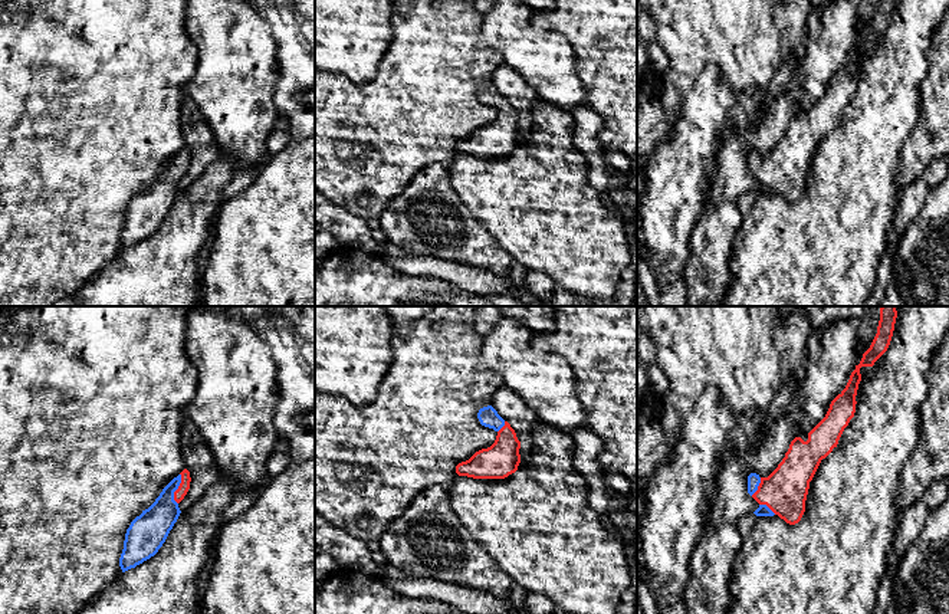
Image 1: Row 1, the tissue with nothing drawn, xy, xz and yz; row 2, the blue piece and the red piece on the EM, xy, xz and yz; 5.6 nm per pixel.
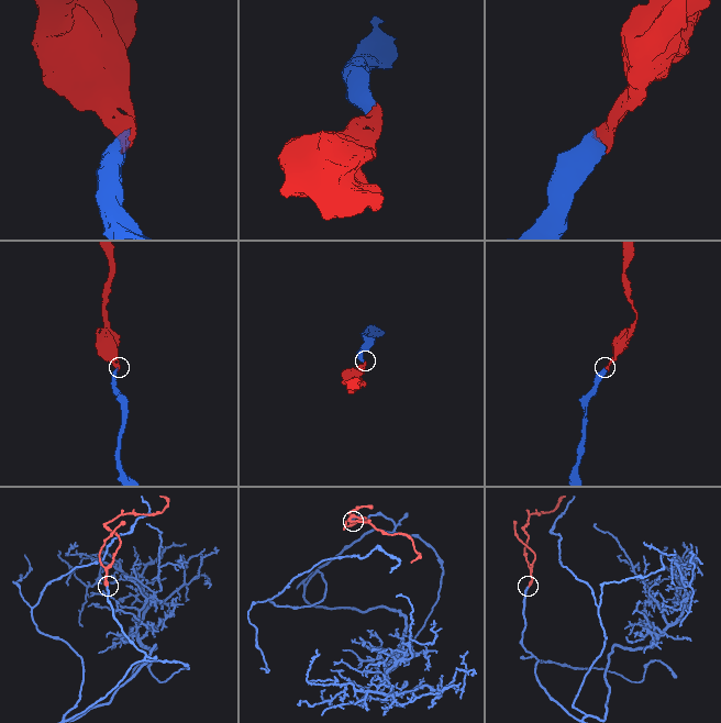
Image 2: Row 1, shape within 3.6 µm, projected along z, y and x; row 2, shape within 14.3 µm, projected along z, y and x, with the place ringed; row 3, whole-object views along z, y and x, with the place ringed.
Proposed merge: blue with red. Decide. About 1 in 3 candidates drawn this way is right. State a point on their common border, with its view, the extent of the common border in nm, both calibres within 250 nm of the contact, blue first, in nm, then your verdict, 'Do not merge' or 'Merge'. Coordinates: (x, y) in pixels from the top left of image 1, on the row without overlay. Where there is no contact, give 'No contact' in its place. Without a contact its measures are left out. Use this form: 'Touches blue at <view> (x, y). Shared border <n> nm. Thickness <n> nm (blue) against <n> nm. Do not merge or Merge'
Touches blue at xy (177, 166). Shared border 180 nm. Thickness 190 nm (blue) against 60 nm. Merge

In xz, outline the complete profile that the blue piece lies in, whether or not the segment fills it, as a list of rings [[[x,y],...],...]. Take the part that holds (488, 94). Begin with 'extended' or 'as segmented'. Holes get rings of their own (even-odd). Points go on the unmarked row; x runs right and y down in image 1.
extended | [[[492,83],[480,86],[477,96],[482,104],[498,111],[496,118],[490,125],[482,127],[469,138],[459,141],[456,151],[473,157],[505,157],[518,148],[521,119],[510,102]]]

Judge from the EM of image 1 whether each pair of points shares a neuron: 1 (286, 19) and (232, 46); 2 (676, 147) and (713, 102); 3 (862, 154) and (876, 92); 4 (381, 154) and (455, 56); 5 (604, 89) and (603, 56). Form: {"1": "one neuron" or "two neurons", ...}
{"1": "two neurons", "2": "one neuron", "3": "one neuron", "4": "one neuron", "5": "one neuron"}

